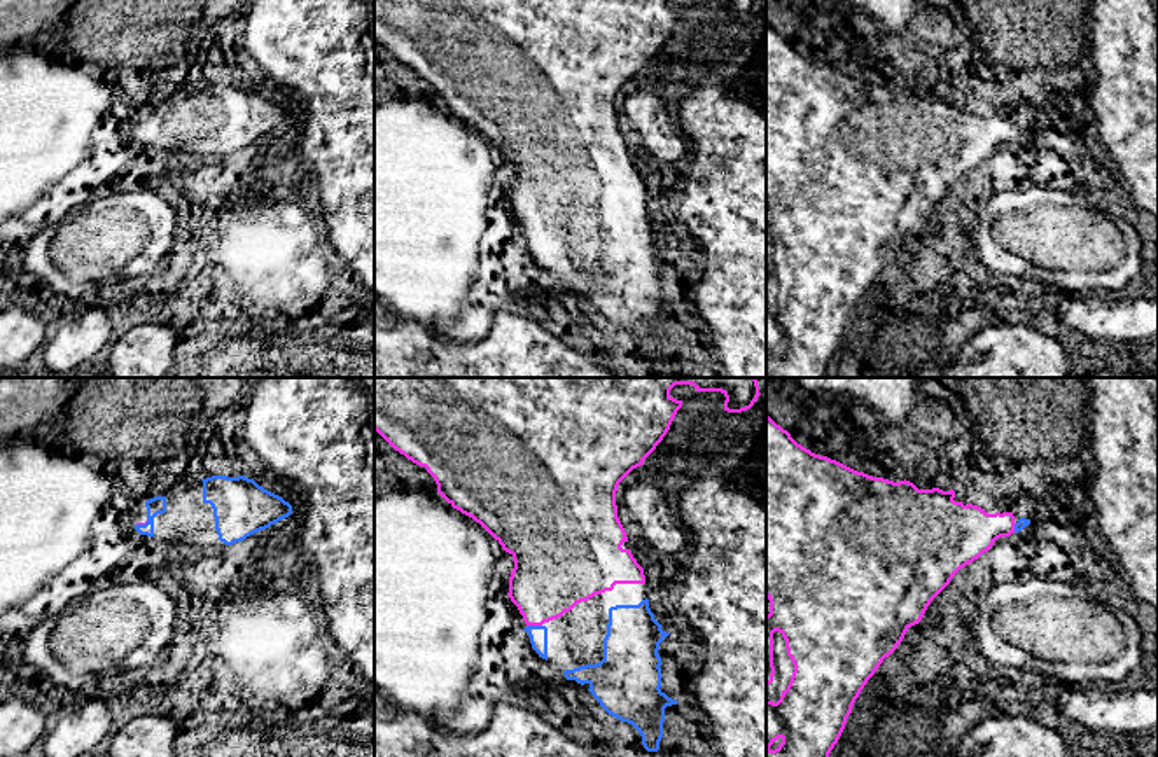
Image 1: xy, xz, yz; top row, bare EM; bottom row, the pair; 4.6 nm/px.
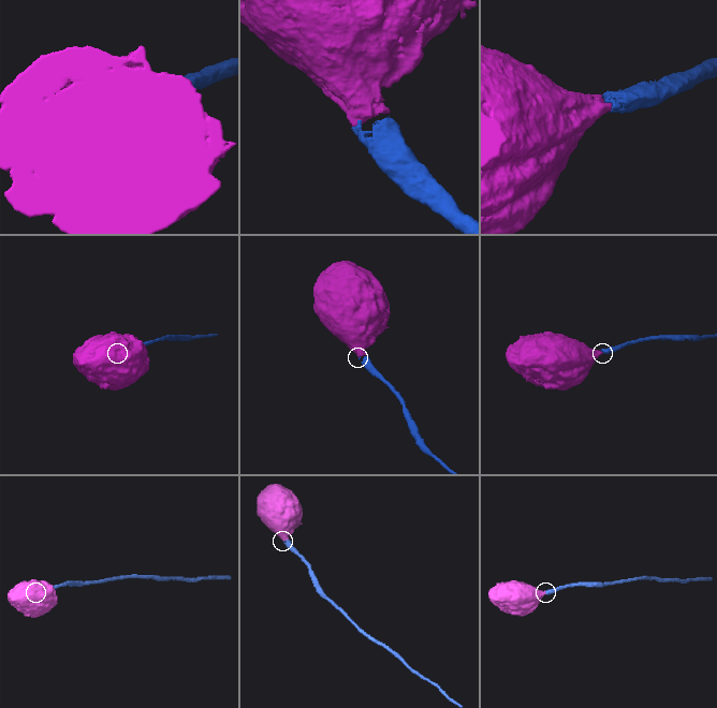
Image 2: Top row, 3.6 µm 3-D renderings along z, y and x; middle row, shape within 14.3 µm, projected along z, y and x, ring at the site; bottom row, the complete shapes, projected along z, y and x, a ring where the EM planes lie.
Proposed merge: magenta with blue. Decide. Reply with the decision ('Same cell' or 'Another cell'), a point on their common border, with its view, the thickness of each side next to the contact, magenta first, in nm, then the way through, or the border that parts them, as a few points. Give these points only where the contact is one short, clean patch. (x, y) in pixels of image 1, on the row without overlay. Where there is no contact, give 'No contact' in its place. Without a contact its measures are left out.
Same cell. Touches magenta at xz (534, 233). Thickness 360 nm (magenta) against 80 nm. Path across: xz (551, 182), (543, 196), (534, 233), (537, 243)

